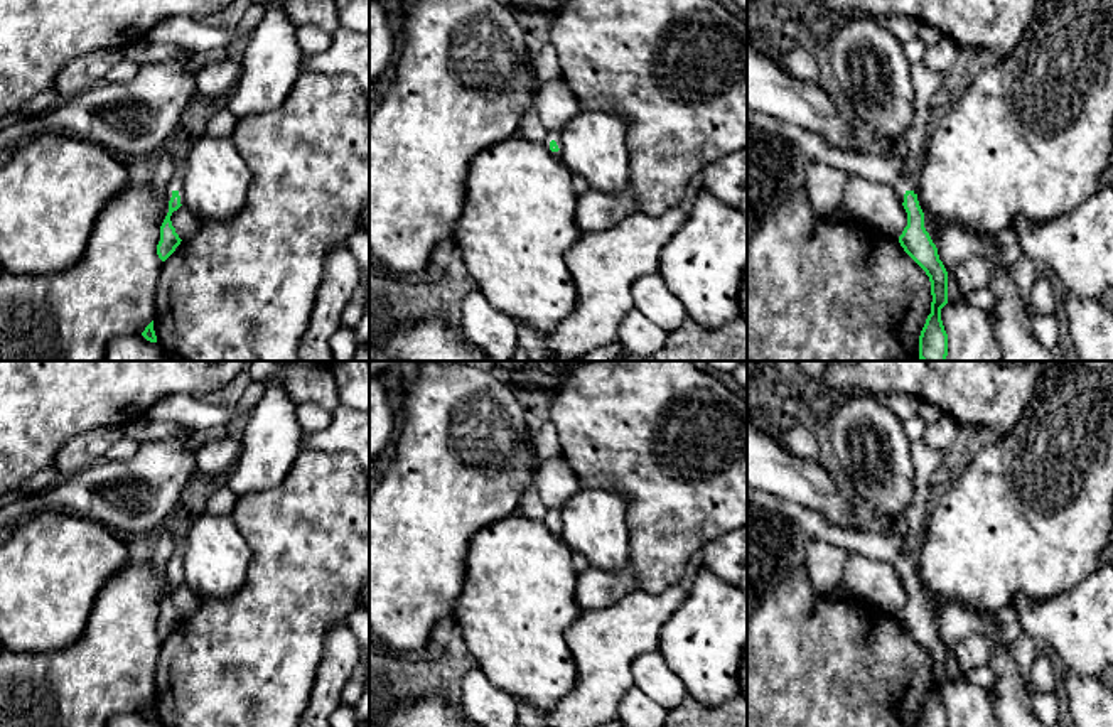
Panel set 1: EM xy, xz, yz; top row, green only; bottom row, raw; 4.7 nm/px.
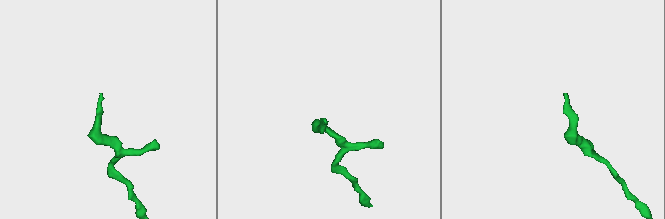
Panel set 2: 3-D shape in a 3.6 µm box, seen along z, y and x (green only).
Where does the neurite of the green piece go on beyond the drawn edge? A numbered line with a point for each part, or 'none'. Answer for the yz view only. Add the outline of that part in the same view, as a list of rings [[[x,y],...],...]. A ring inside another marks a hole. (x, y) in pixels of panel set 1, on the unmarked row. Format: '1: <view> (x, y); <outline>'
1: yz (887, 547); [[[749,486],[747,504],[757,506],[769,513],[779,513],[793,520],[804,530],[804,533],[813,538],[841,547],[850,553],[887,562],[894,567],[901,580],[904,580],[904,572],[907,568],[917,572],[917,560],[904,552],[902,536],[895,533],[884,533],[880,530],[845,530],[828,523],[820,513],[813,509]]]

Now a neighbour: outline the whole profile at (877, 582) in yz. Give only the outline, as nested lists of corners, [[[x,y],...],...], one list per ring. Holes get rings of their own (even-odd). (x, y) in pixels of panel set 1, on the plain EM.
[[[852,553],[843,568],[843,582],[867,602],[897,616],[907,604],[907,590],[887,562]]]

